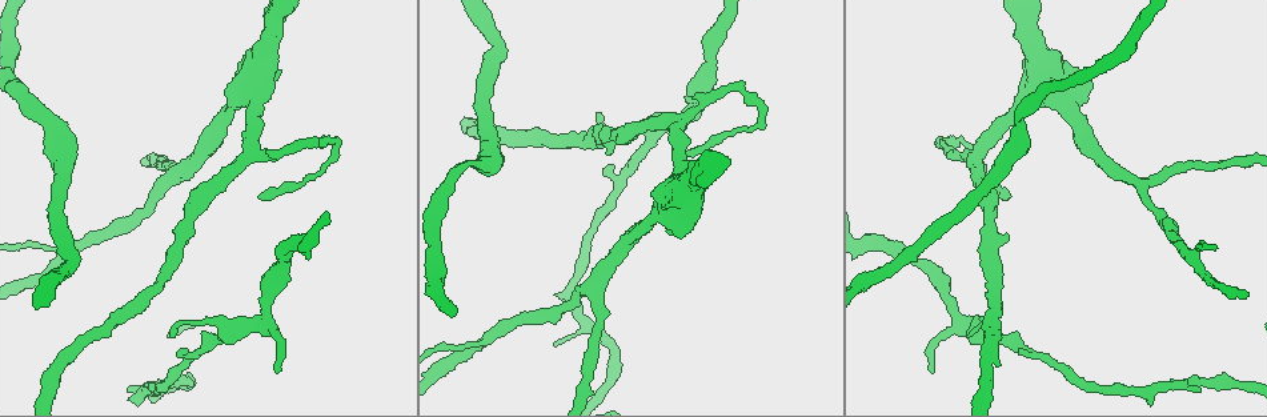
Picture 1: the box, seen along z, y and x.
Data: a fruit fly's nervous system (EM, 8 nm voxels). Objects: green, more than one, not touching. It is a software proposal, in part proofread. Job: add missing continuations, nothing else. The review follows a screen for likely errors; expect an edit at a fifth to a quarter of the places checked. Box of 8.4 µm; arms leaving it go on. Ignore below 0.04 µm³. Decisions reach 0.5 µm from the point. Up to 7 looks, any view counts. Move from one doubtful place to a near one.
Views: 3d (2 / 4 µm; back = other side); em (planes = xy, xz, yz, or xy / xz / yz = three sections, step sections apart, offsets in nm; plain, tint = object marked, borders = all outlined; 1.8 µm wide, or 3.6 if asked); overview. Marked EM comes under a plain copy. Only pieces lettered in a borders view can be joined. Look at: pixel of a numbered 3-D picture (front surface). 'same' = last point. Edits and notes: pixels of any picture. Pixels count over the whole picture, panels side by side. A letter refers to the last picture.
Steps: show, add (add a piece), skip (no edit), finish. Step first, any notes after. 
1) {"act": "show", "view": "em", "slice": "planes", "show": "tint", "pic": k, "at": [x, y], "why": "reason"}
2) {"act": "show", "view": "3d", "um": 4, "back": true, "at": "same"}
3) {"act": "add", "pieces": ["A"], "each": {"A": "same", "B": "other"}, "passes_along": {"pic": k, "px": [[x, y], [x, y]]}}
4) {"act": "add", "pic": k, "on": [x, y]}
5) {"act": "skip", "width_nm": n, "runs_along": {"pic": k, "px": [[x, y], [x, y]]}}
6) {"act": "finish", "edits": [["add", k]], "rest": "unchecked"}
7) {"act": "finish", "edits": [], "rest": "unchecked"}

{"act": "show", "view": "3d", "um": 4, "pic": 1, "at": [253, 89], "why": "three-way junction"}

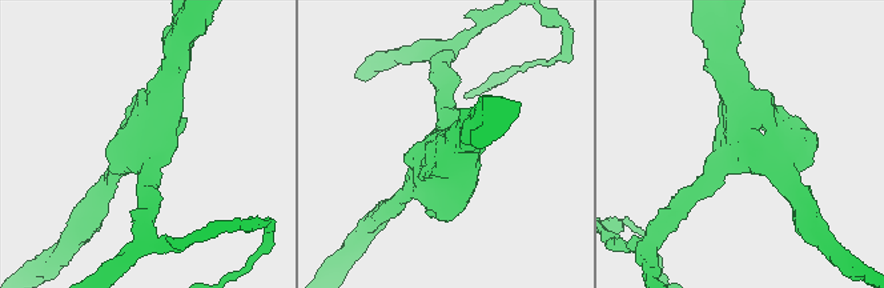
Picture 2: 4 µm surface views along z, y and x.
{"act": "show", "view": "em", "um": 3.6, "slice": "planes", "show": "borders", "pic": 2, "at": [150, 153], "arms": 3, "arm_widths_nm": [240, 260, 550], "why": "shape alone is not enough"}

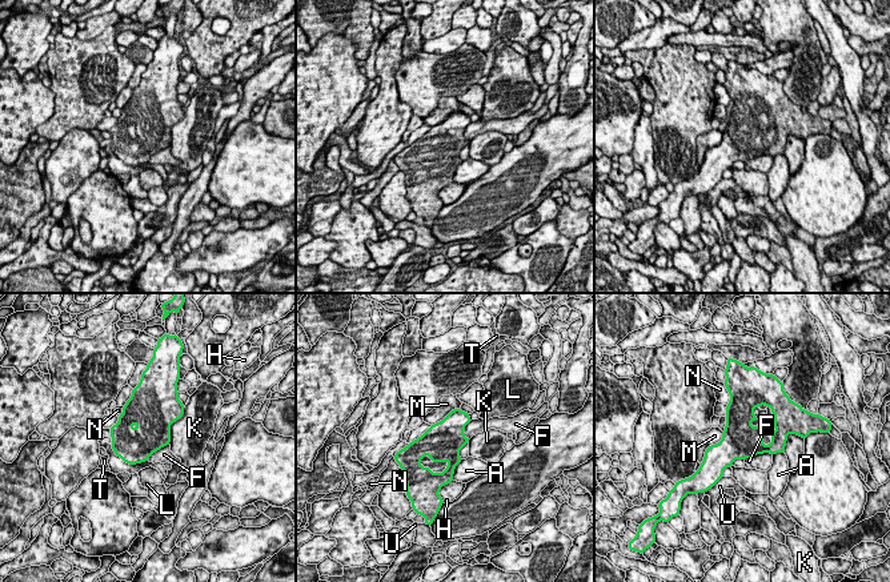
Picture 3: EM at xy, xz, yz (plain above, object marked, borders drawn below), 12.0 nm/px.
{"act": "skip", "width_nm": 480, "each": {"A": "other", "F": "other", "H": "other", "K": "other", "L": "other", "M": "other", "N": "other", "T": "other", "U": "other"}, "border": {"pic": 3, "px": [[772, 453], [757, 453], [744, 460]]}, "found": "none of them fits"}

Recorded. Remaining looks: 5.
{"act": "show", "view": "em", "um": 3.6, "slice": "planes", "show": "tint", "pic": 1, "at": [263, 198], "why": "long arm stops here"}

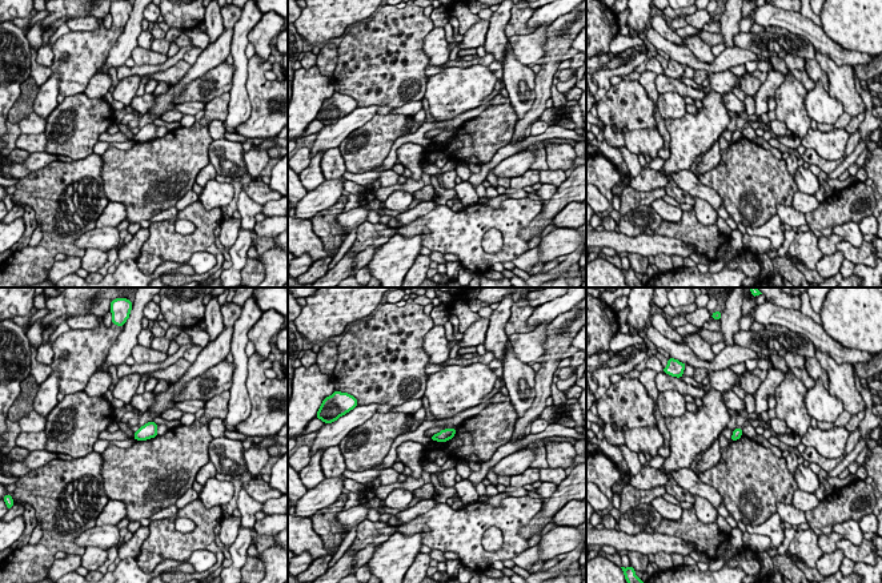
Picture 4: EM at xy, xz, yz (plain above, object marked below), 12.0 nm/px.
{"act": "show", "view": "em", "um": 3.6, "slice": "planes", "show": "borders", "at": "same", "why": "what lies round it"}

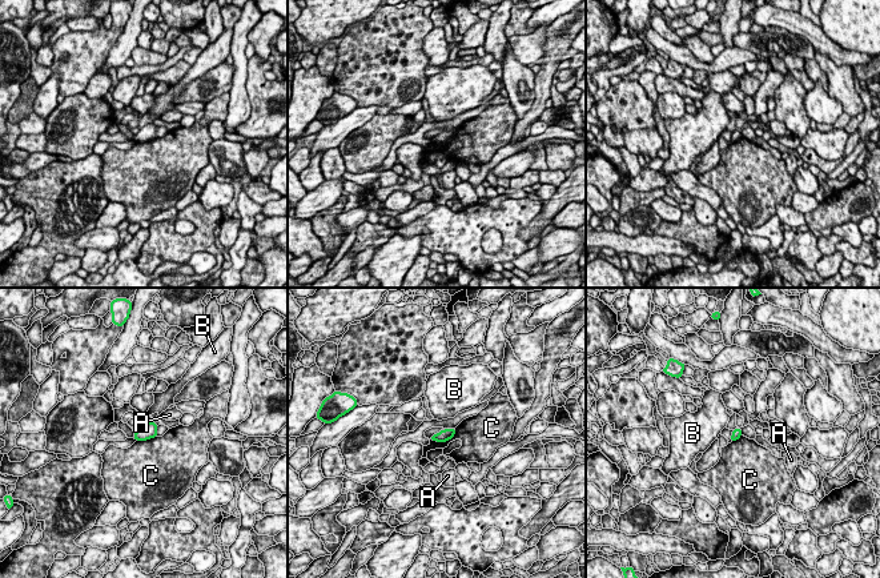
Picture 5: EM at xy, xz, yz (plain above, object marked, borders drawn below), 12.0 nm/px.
{"act": "skip", "longest_contact_nm": ["C", 360], "each": {"A": "other", "B": "other", "C": "other"}, "border": {"pic": 5, "px": [[455, 428], [446, 441], [430, 440]]}, "found": "none of them fits"}

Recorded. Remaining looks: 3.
{"act": "show", "view": "3d", "um": 2, "pic": 1, "at": [493, 333]}

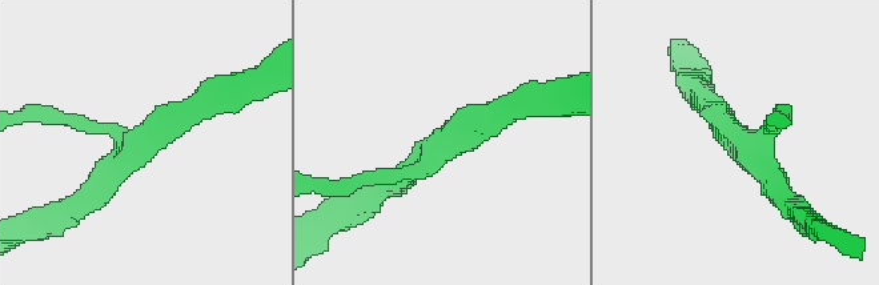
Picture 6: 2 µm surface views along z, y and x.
{"act": "show", "view": "em", "slice": "yz", "step": 4, "show": "borders", "pic": 6, "at": [744, 143], "arms": 3, "why": "shape alone is not enough"}

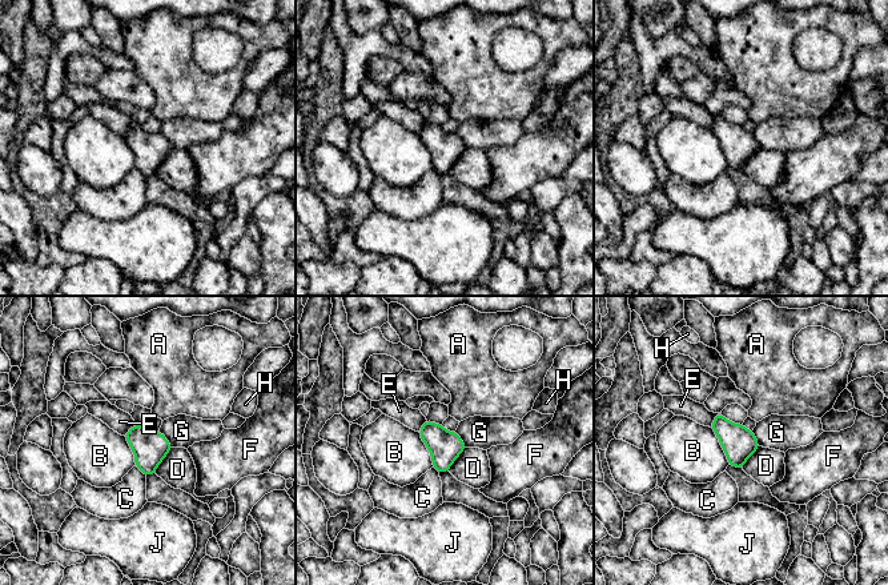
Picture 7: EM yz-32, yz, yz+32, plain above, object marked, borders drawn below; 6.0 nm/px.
{"act": "skip", "longest_contact_nm": ["B", 260], "each": {"A": "other", "B": "other", "C": "other", "D": "other", "E": "other", "F": "other", "G": "other", "H": "other", "J": "other"}, "border": {"pic": 7, "px": [[173, 448], [155, 473]]}, "found": "no lettered piece goes on from it"}

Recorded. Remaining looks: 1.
{"act": "finish", "edits": [], "rest": "unchecked"}

